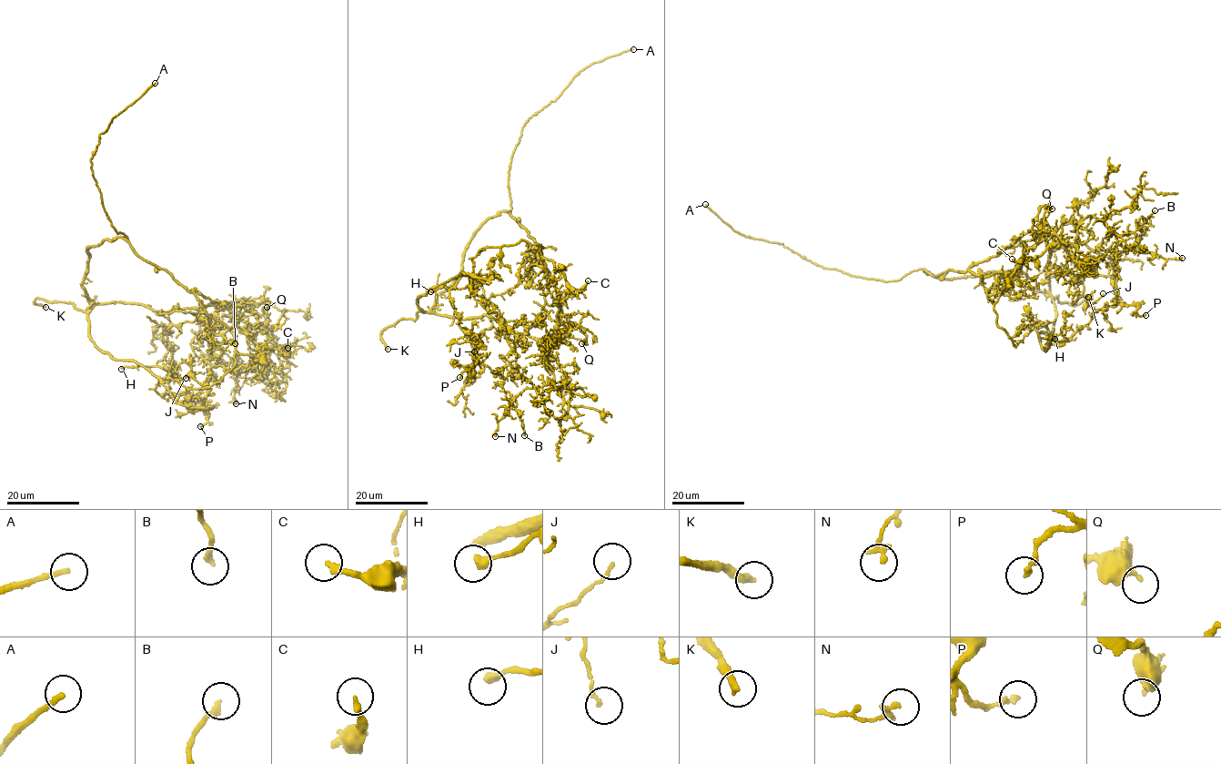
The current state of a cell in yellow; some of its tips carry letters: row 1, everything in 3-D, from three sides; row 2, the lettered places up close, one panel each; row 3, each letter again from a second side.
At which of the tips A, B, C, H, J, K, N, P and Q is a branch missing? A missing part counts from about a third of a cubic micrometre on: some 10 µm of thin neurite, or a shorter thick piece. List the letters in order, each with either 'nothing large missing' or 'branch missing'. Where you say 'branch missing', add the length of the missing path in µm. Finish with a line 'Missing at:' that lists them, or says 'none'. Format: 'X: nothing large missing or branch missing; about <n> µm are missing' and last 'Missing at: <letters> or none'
A: branch missing; about 120 µm are missing
B: nothing large missing
C: nothing large missing
H: nothing large missing
J: nothing large missing
K: branch missing; about 40 µm are missing
N: nothing large missing
P: nothing large missing
Q: nothing large missing
Missing at: A, K

